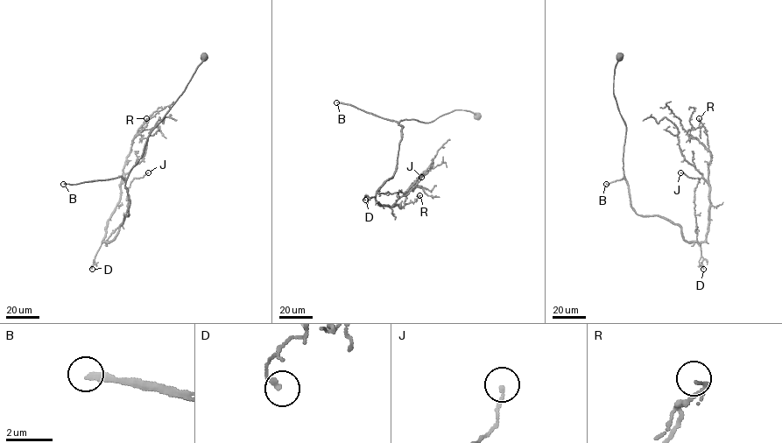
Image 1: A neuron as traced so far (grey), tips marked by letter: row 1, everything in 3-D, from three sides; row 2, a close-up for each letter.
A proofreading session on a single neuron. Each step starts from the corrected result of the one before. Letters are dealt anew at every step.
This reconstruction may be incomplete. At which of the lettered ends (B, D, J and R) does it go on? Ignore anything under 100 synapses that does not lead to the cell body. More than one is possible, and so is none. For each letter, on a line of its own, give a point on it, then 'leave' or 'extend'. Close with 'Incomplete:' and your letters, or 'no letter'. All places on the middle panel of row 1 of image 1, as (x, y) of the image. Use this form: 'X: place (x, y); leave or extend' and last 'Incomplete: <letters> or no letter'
B: place (336, 102); extend
D: place (365, 200); leave
J: place (421, 177); leave
R: place (419, 195); leave
Incomplete: B

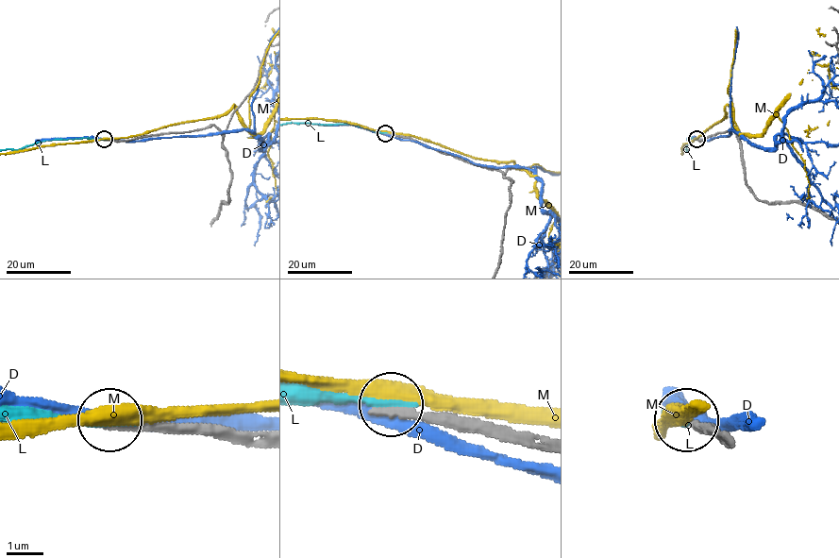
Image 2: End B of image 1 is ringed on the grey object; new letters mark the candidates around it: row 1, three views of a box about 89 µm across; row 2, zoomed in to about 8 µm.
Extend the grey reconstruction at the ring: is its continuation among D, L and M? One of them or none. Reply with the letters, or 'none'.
L

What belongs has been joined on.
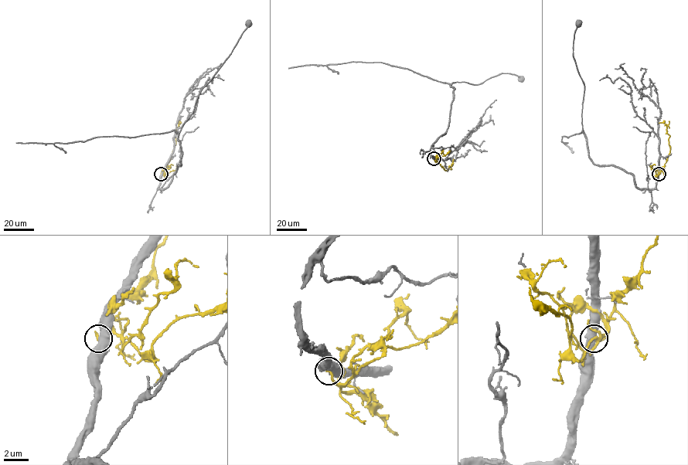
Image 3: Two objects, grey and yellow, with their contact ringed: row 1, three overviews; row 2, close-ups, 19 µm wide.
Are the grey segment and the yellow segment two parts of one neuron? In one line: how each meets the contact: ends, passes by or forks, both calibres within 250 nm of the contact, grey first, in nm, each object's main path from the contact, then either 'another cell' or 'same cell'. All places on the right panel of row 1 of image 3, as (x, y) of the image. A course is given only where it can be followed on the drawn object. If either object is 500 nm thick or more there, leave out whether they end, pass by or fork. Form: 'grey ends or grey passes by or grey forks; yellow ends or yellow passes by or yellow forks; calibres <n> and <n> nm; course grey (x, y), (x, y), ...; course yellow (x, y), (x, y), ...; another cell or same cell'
calibres 550 and 240 nm; course grey (659, 174), (654, 188), (638, 189), (631, 174), (590, 157), (584, 84), (573, 53), (579, 24); course yellow (659, 174), (665, 162), (670, 147), (666, 126), (659, 123); another cell

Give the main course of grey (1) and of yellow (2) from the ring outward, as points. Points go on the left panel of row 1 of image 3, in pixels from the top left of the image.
1: (161, 174), (158, 188), (165, 189), (181, 165), (178, 134), (182, 126), (201, 90), (248, 24)
2: (161, 174), (171, 158), (176, 144), (177, 128), (181, 123)

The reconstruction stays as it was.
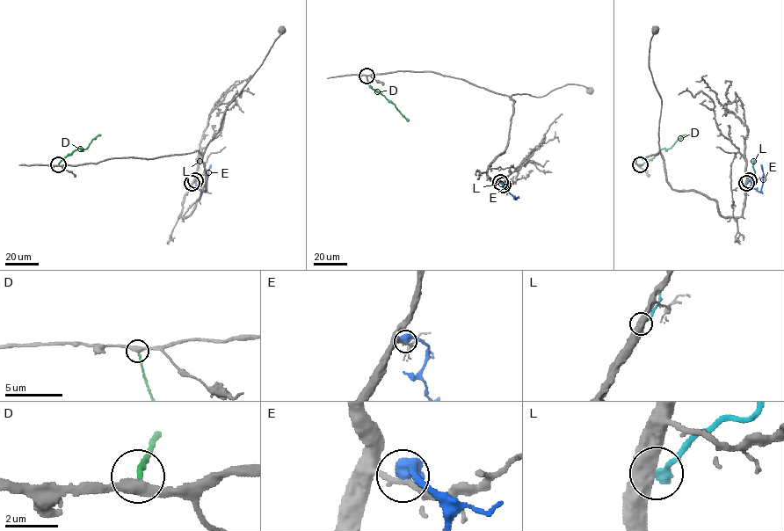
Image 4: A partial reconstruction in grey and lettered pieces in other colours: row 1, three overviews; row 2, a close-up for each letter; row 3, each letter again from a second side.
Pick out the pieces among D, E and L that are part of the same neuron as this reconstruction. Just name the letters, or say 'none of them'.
D

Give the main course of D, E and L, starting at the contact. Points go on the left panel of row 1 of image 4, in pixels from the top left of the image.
D: (58, 164), (77, 149), (86, 149), (100, 134)
E: (195, 180), (199, 181), (198, 188), (205, 191), (211, 164)
L: (192, 183), (200, 159)

